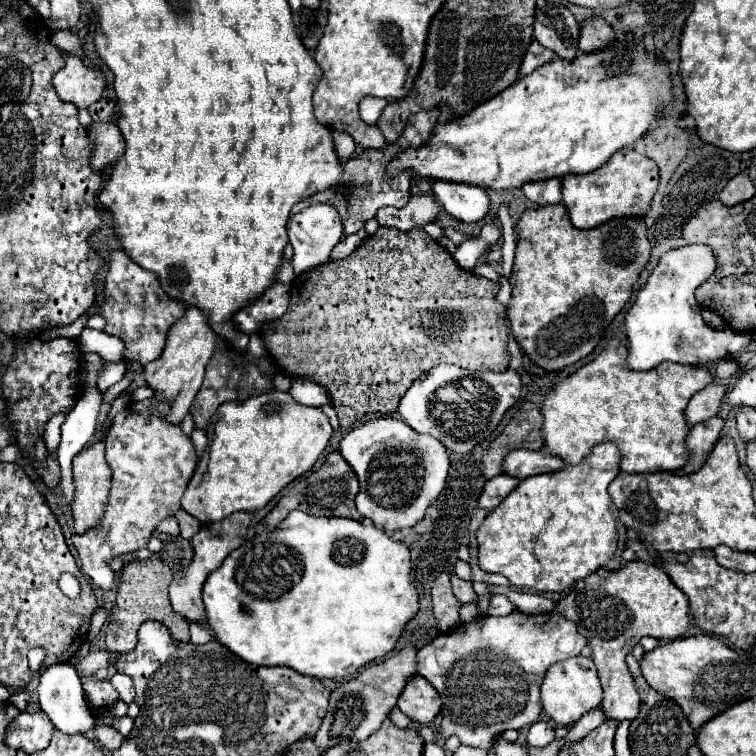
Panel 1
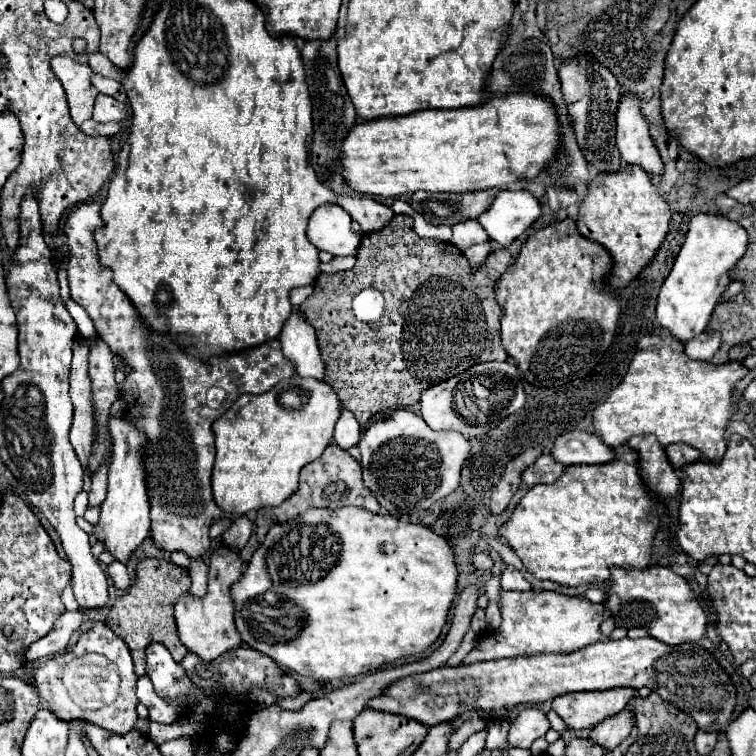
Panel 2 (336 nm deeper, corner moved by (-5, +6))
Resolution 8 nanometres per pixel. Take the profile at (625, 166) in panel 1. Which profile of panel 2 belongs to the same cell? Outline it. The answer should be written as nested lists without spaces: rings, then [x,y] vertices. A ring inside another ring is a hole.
[[[627,166],[623,172],[599,174],[591,182],[589,194],[579,206],[577,230],[581,236],[607,246],[613,258],[613,270],[607,282],[609,290],[617,292],[655,258],[669,232],[669,220],[669,204],[659,196],[649,174],[639,166]]]

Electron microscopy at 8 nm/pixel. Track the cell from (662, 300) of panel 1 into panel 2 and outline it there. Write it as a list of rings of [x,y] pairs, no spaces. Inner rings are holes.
[[[697,214],[691,220],[685,244],[657,298],[657,322],[667,328],[677,340],[687,342],[693,336],[705,332],[715,306],[731,284],[729,272],[747,250],[745,242],[745,228],[721,214]]]

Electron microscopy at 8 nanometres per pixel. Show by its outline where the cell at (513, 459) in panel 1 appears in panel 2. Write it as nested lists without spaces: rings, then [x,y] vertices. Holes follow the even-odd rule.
[[[573,430],[561,434],[551,450],[553,458],[565,466],[571,464],[607,464],[615,458],[615,450],[605,446],[597,434]]]

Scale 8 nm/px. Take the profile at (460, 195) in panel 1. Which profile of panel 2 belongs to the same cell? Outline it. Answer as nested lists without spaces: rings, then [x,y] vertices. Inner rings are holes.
[[[499,190],[491,208],[477,220],[491,236],[489,240],[495,240],[501,246],[509,246],[539,218],[541,204],[531,192]]]

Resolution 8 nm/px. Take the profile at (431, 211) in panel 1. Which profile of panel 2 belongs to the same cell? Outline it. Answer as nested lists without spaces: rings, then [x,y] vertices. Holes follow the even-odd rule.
[[[497,190],[459,192],[459,194],[415,192],[411,196],[411,206],[431,224],[453,226],[457,222],[481,216],[493,204],[495,192]]]

